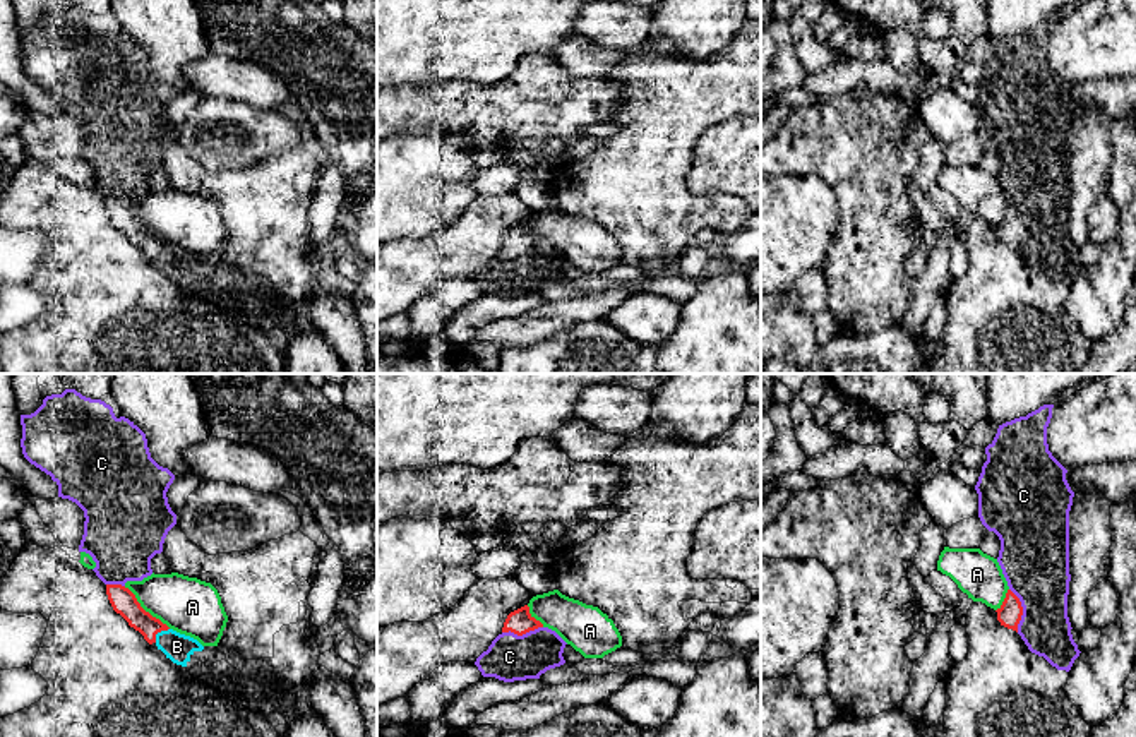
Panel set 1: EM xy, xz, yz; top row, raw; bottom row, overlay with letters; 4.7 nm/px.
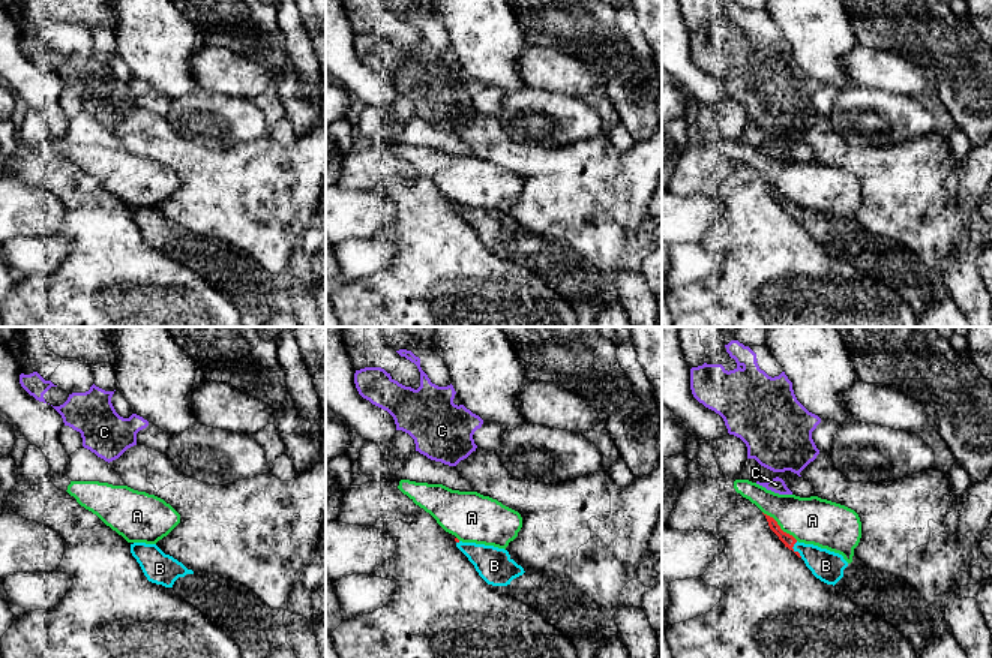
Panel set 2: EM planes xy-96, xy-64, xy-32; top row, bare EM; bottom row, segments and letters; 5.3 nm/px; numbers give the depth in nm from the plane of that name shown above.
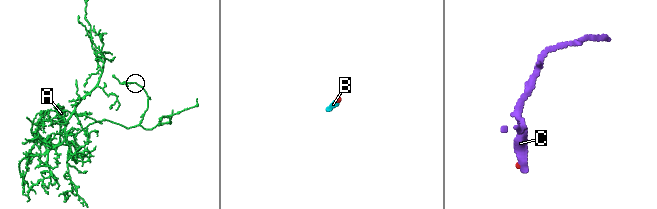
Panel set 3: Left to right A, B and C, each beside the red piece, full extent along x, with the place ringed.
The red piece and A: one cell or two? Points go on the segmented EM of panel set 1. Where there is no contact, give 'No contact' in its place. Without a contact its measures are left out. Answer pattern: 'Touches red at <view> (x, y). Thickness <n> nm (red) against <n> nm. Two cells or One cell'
Touches red at xy (144, 611). Thickness 120 nm (red) against 260 nm. Two cells

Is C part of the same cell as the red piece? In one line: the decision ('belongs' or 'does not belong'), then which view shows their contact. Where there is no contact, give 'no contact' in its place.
belongs | yz

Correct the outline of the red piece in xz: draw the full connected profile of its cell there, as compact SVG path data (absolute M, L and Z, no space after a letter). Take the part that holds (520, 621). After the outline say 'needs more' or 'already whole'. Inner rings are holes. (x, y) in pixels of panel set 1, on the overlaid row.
M524 605L507 615L502 632L476 658L475 665L483 677L504 682L540 679L547 670L565 663L562 656L565 644Z; needs more

